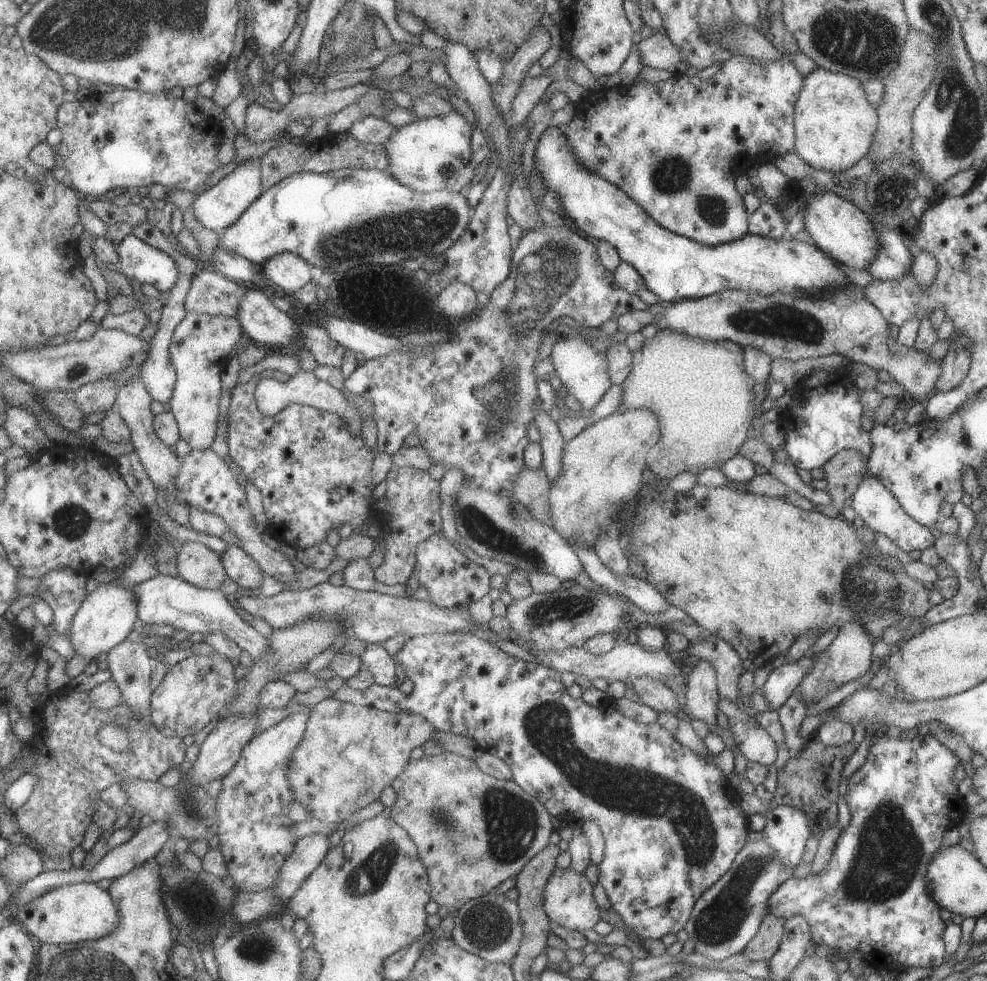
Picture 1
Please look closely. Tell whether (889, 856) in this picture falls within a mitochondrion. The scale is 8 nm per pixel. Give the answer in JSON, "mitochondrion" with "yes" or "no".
{"mitochondrion":"yes"}

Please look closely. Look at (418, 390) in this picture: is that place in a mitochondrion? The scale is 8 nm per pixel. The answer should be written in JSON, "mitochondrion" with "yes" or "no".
{"mitochondrion":"no"}

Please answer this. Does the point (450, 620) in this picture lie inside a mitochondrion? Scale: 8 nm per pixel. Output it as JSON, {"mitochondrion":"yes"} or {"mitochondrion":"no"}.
{"mitochondrion":"no"}

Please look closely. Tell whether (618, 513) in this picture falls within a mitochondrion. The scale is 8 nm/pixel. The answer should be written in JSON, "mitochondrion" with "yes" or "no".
{"mitochondrion":"yes"}

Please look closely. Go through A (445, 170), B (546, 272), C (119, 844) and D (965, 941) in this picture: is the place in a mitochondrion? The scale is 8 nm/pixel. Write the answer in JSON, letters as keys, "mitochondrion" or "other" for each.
{"A":"mitochondrion","B":"mitochondrion","C":"other","D":"other"}

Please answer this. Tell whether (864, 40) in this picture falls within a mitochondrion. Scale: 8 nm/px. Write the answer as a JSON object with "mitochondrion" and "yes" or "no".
{"mitochondrion":"yes"}

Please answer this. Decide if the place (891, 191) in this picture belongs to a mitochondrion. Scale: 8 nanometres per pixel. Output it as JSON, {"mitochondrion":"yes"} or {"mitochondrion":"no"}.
{"mitochondrion":"yes"}

